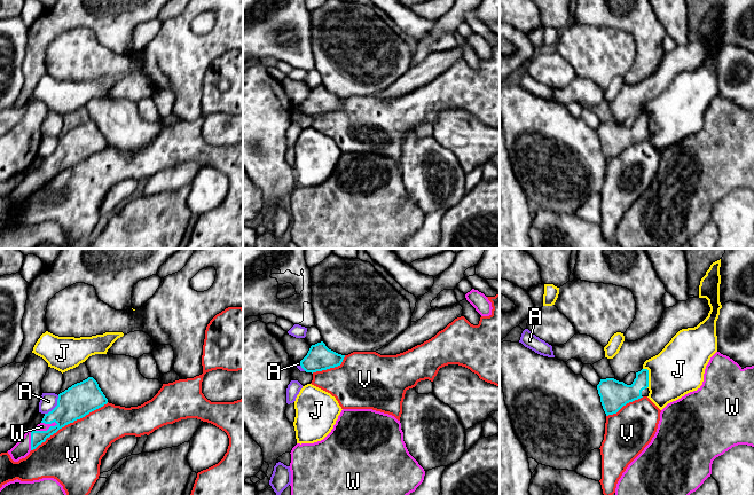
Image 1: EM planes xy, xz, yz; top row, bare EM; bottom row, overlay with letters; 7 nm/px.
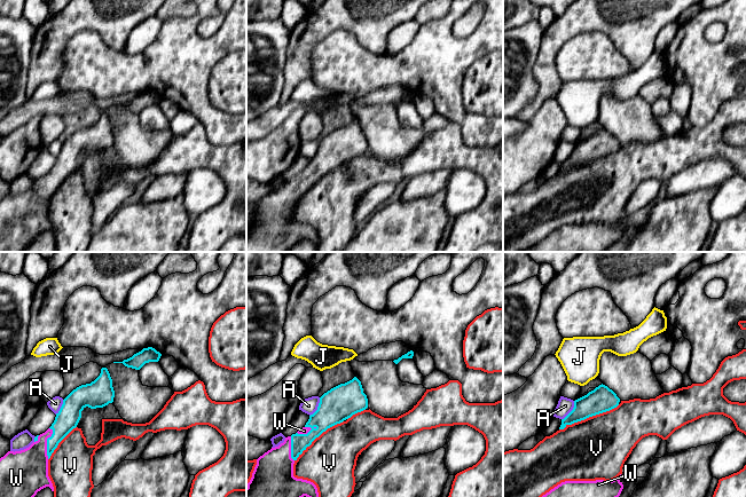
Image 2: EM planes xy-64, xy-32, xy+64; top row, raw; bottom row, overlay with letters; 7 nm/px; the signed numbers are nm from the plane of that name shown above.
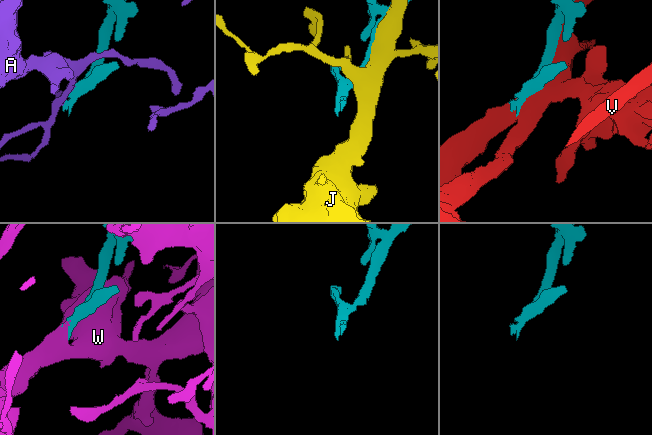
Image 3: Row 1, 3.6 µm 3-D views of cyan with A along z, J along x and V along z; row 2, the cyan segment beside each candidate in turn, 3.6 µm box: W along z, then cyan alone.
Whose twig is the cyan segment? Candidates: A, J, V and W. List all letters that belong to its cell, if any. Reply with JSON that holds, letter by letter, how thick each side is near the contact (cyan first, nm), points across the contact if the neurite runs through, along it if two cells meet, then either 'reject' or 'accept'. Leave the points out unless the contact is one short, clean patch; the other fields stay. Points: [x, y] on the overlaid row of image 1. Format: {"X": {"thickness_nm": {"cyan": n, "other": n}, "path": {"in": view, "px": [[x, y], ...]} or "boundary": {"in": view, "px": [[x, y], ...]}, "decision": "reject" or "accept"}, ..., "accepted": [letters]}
{"A": {"thickness_nm": {"cyan": 220, "other": 120}, "decision": "reject"}, "J": {"thickness_nm": {"cyan": 190, "other": 360}, "decision": "reject"}, "V": {"thickness_nm": {"cyan": 220, "other": 400}, "decision": "reject"}, "W": {"thickness_nm": {"cyan": 190, "other": 60}, "decision": "accept"}, "accepted": ["W"]}

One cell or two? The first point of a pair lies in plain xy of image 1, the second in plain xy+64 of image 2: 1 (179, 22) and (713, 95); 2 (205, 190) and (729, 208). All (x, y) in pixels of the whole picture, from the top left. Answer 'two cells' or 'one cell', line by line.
1: one cell
2: one cell

